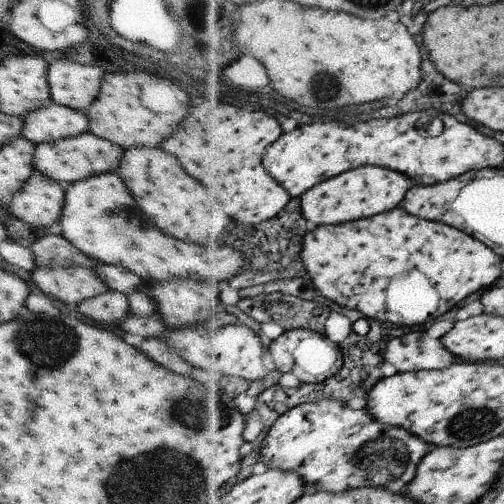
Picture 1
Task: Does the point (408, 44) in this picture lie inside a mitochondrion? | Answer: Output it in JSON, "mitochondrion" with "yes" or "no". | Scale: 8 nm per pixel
{"mitochondrion":"no"}

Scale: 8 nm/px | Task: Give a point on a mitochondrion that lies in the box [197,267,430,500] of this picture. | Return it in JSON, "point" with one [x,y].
{"point":[379,459]}

